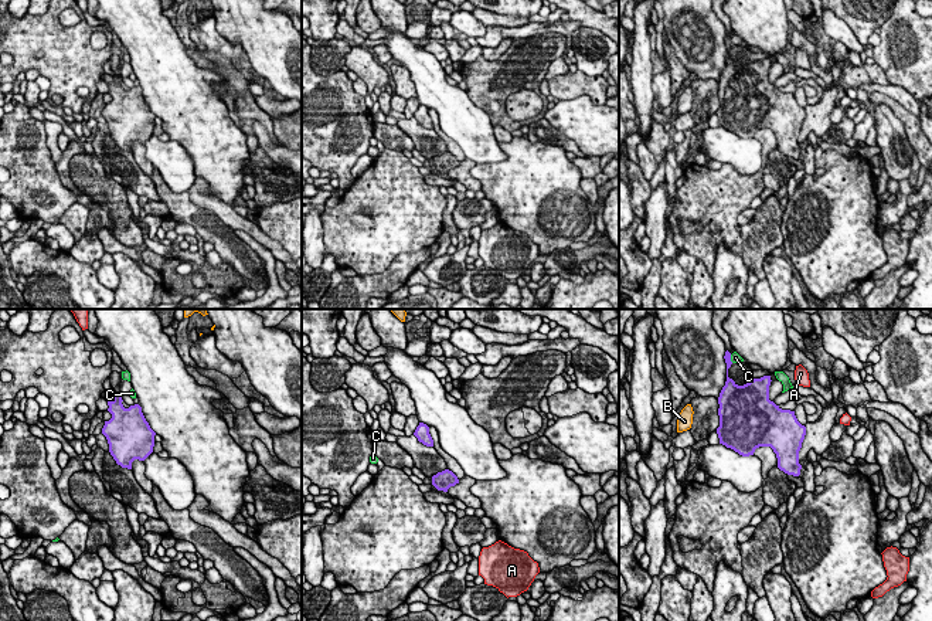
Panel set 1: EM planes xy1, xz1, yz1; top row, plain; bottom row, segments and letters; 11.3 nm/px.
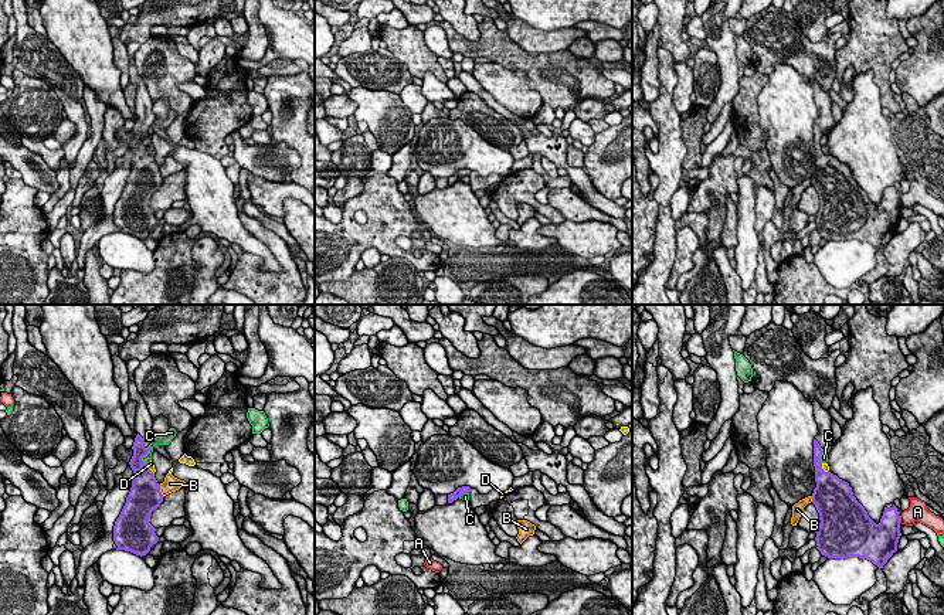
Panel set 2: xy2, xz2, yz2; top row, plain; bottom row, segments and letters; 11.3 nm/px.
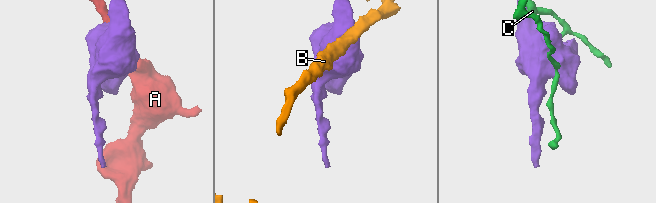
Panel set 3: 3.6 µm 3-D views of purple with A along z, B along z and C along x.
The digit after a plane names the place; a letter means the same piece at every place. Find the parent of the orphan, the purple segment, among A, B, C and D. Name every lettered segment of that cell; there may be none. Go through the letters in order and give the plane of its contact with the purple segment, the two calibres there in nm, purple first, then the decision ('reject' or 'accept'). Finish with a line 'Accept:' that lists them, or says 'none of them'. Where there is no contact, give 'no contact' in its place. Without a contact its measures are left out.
A: yz2 | 320/220 nm | reject
B: xy2 | 380/170 nm | reject
C: xy2 | 240/100 nm | reject
D: yz2 | 320/70 nm | reject
Accept: none of them

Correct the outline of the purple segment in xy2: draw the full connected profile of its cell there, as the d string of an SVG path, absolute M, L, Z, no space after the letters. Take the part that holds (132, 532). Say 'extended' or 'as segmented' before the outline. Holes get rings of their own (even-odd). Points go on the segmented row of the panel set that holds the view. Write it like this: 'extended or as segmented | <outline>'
extended | M129 381L129 400L137 402L135 431L137 432L133 442L133 456L129 462L132 475L132 487L126 503L113 526L113 541L116 550L130 551L136 555L146 555L150 547L157 543L156 529L149 523L152 512L163 502L160 485L149 463L142 461L149 453L147 446L156 438L153 431L153 418L147 405L137 391L136 383Z

